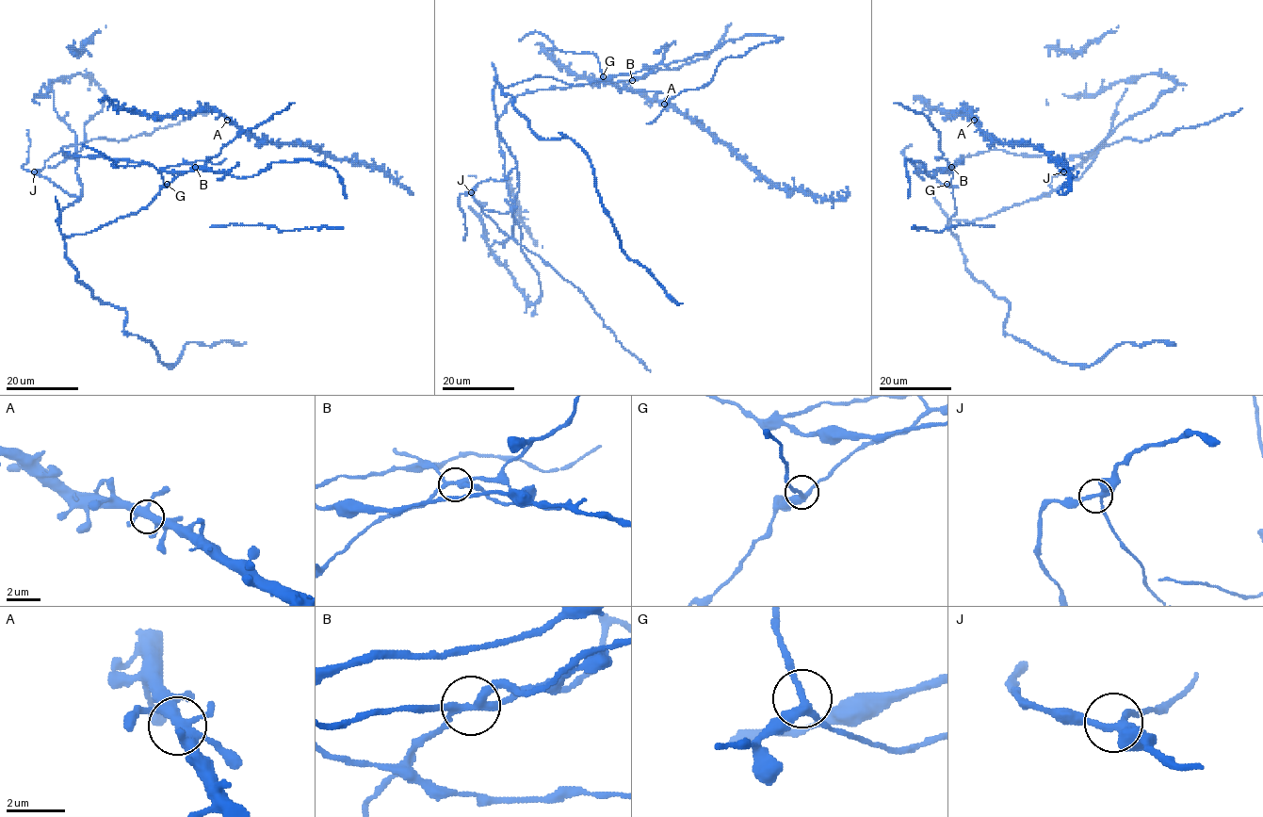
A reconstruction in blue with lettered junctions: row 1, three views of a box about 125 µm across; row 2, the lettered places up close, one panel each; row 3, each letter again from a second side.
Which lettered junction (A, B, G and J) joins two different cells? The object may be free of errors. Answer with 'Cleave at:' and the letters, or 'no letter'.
Cleave at: B

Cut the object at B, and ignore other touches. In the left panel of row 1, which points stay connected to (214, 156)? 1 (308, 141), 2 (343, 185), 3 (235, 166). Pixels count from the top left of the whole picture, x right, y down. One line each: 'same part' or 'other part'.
1: same part
2: other part
3: other part

